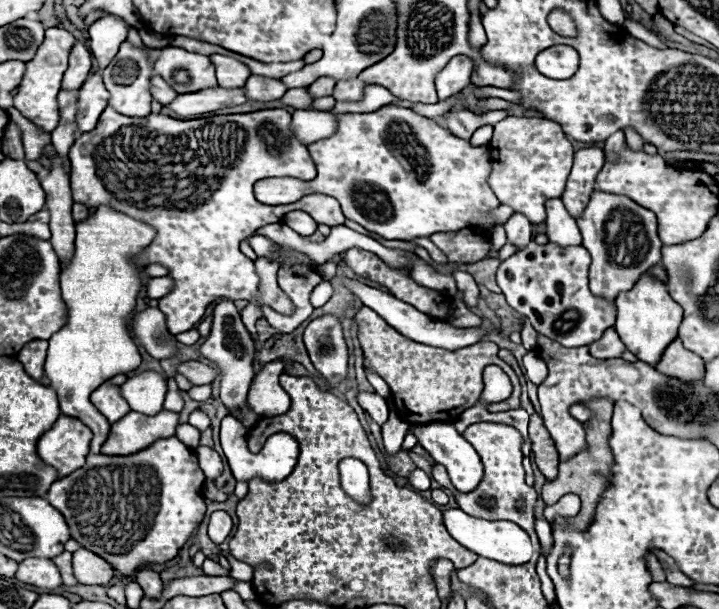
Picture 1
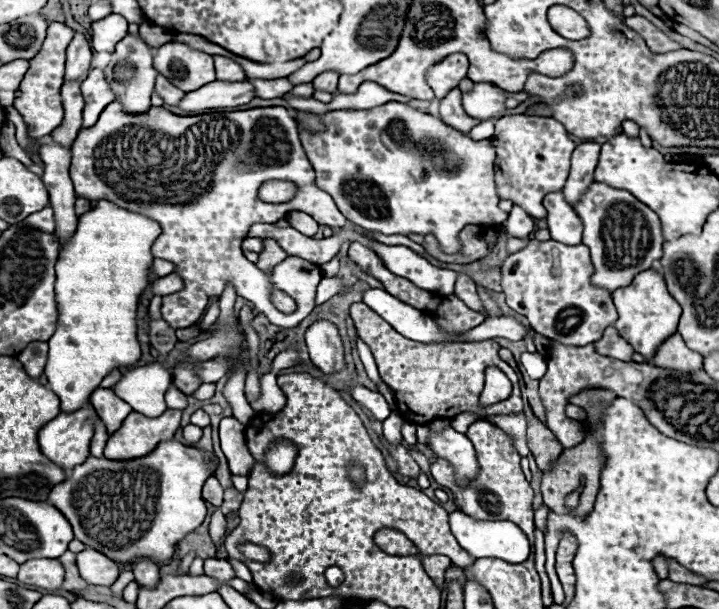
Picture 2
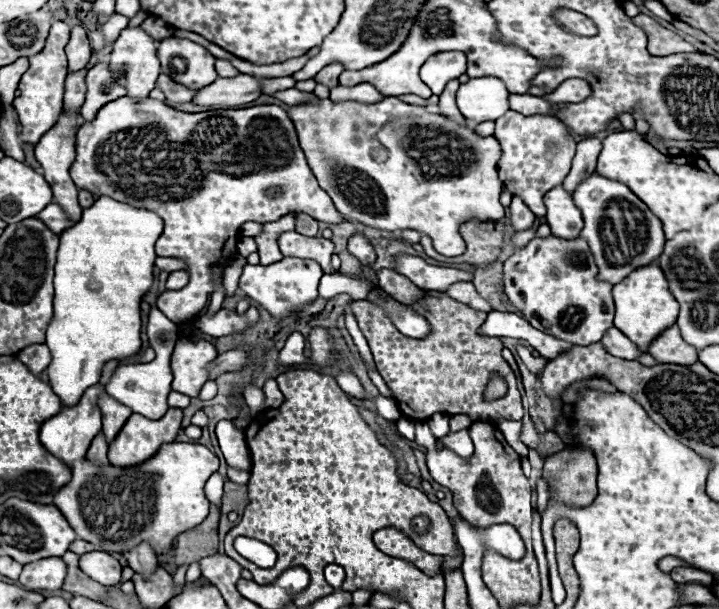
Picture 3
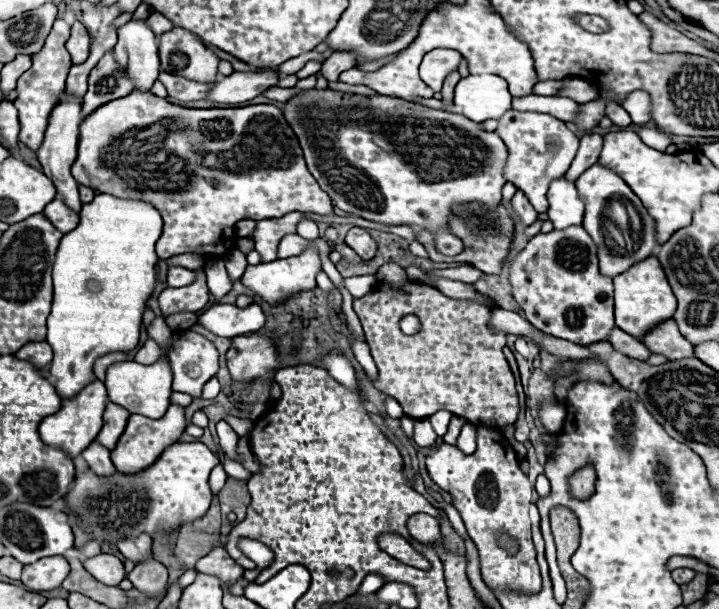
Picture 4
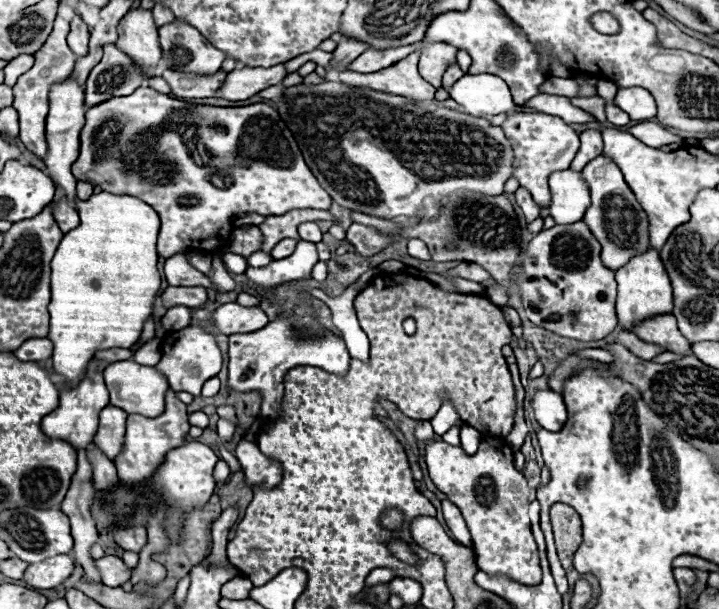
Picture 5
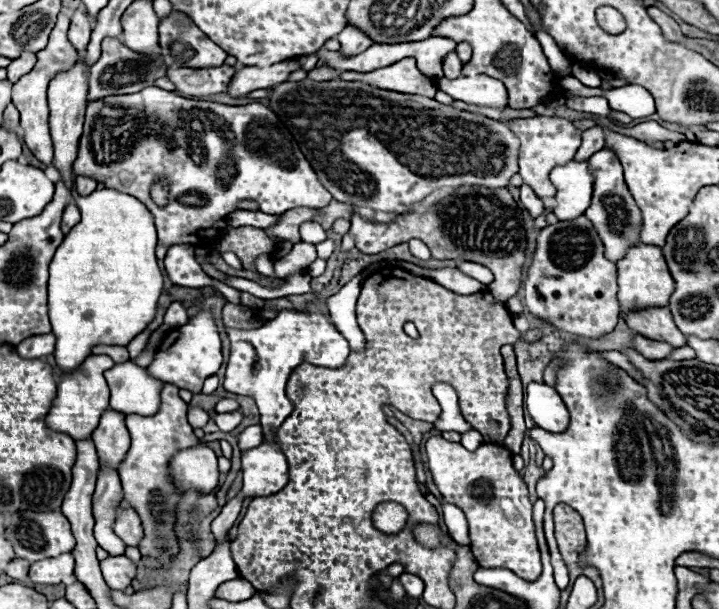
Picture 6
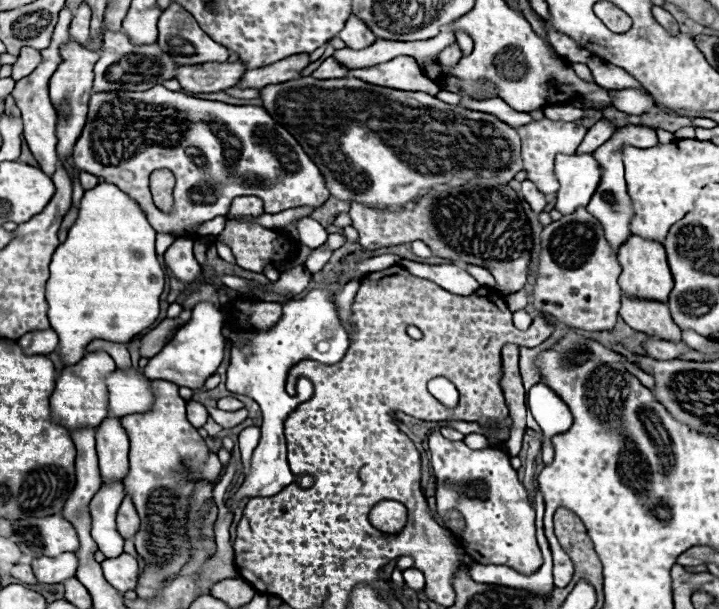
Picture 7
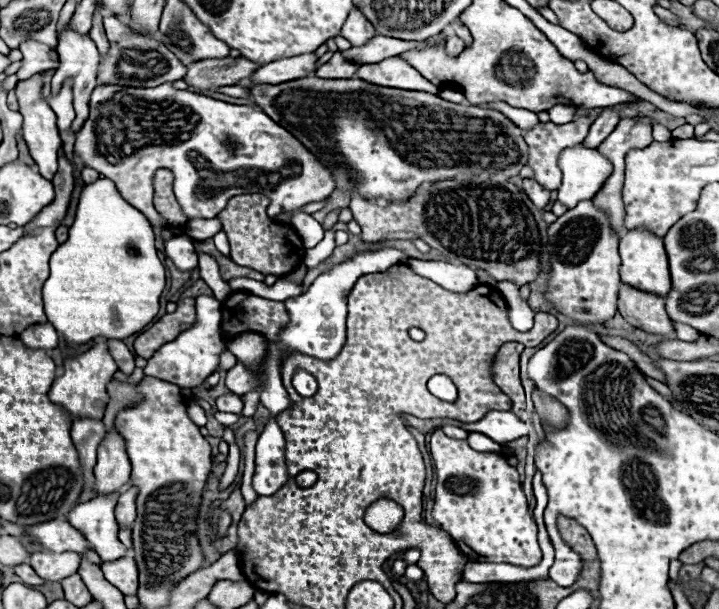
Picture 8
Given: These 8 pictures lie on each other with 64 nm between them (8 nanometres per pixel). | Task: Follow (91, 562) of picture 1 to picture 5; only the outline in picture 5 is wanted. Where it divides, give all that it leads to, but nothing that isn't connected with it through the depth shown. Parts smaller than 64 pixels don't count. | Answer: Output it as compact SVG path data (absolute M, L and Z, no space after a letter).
M104 556L104 558L98 558L96 560L96 568L100 570L100 576L102 576L102 584L104 586L122 586L124 582L130 580L132 576L132 568L128 568L124 564L122 558L116 558L116 556Z

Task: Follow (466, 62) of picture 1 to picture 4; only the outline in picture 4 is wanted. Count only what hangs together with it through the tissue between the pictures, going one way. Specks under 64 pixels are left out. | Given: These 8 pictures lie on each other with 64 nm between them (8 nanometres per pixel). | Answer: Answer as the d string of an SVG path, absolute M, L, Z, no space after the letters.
M436 48L432 52L426 52L426 56L420 64L420 78L434 92L440 92L444 78L450 72L458 70L460 60L462 60L462 56L456 50L450 50L450 48Z

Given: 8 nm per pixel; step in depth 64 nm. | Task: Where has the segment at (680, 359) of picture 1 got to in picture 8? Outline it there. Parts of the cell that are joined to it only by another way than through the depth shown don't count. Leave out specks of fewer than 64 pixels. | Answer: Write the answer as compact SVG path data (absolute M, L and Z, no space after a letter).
M620 284L618 312L634 328L640 328L650 334L674 336L672 320L664 310L664 298L656 294L640 292L636 288L628 288L628 284Z

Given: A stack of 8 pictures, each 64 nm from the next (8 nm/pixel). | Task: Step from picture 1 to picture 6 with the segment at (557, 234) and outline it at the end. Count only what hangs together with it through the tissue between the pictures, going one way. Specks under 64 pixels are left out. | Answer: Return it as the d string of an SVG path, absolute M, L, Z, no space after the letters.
M570 160L568 164L552 168L550 180L558 190L554 206L558 220L578 218L592 198L592 172L588 168L588 160Z

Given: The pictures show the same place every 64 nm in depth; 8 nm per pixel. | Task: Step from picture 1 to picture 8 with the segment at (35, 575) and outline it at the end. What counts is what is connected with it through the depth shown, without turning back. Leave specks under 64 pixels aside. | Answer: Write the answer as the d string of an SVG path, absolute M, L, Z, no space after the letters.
M34 552L30 556L30 566L36 574L48 582L60 582L78 572L80 554L76 552Z

